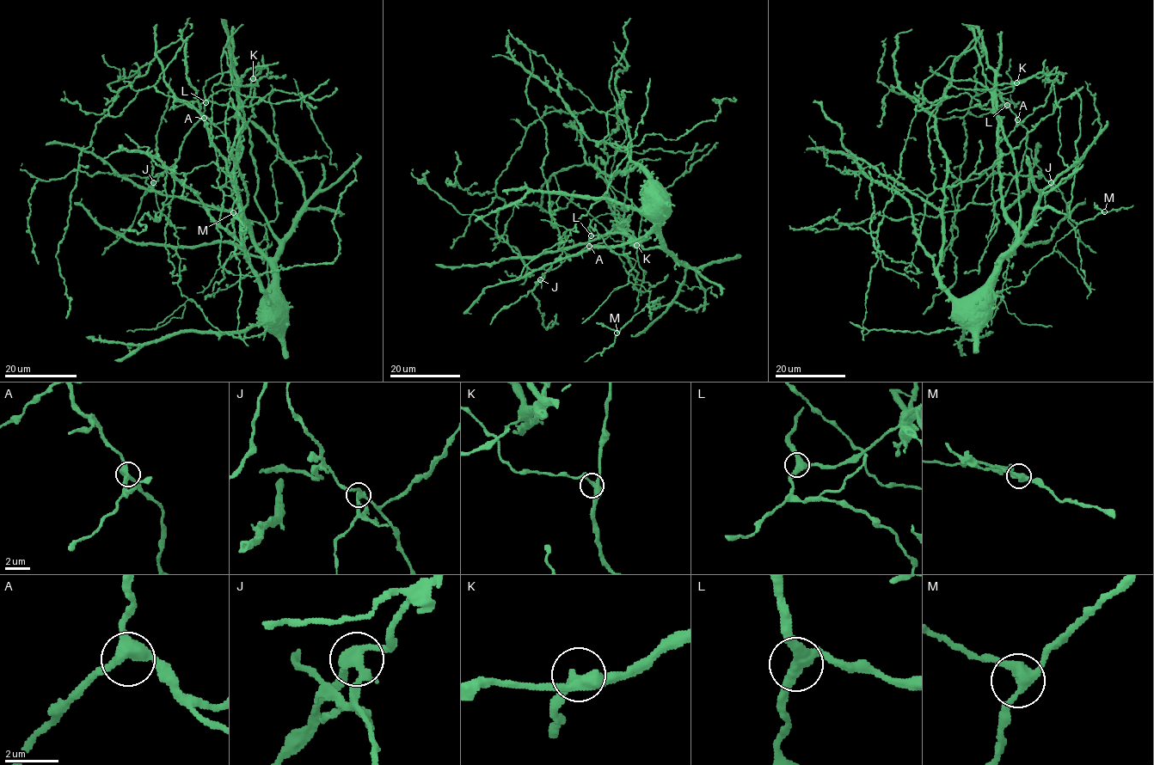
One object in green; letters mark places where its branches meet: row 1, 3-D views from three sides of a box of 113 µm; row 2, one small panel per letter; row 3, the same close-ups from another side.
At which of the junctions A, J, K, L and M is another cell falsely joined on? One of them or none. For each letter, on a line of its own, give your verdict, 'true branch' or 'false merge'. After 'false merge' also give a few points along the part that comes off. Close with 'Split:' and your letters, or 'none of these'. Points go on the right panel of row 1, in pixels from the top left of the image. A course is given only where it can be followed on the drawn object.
A: true branch
J: false merge | (1052, 183), (1043, 209), (1014, 237), (1002, 295), (991, 296), (967, 327), (925, 333), (868, 330), (849, 321)
K: true branch
L: true branch
M: true branch
Split: J

